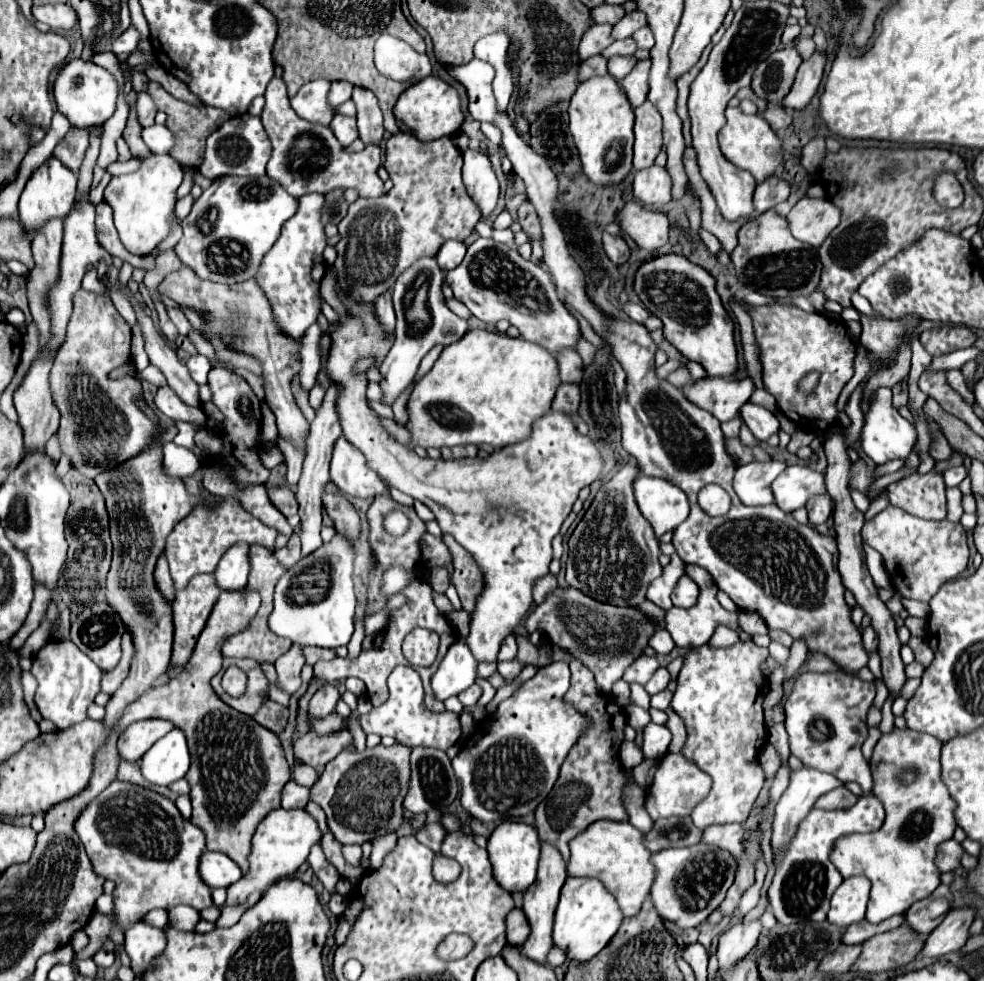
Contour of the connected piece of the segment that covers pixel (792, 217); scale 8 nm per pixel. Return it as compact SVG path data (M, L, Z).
M804 197L792 207L786 219L790 221L792 235L796 235L796 239L820 247L826 241L826 235L840 225L840 215L840 209L828 199Z

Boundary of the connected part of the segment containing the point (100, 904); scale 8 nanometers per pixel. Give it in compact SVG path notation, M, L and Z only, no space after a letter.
M103 893L96 901L95 911L102 915L112 917L114 900L112 894Z

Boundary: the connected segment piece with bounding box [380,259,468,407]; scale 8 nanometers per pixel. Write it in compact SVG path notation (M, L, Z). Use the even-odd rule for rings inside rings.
M418 259L410 271L402 273L402 279L394 285L394 309L396 309L396 339L386 355L386 359L380 363L382 373L382 403L392 407L394 401L414 383L414 377L418 373L418 365L422 357L434 347L434 345L450 345L458 341L466 331L468 323L460 317L456 317L444 303L444 295L440 291L444 281L442 269L436 265L436 259Z

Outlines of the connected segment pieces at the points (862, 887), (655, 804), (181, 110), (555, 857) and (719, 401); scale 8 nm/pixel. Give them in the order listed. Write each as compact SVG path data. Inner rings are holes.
M866 877L844 879L830 901L828 921L836 927L850 927L864 919L870 881Z
M666 753L654 771L654 779L650 783L650 793L646 793L646 811L648 815L658 821L666 817L686 817L690 815L692 807L696 807L710 791L712 779L700 771L694 763L684 759L680 753Z
M154 81L148 83L148 93L154 97L158 109L166 111L166 115L168 115L166 125L170 127L170 131L174 131L178 135L178 151L174 151L174 157L178 159L180 165L190 165L190 167L198 169L202 159L204 159L204 147L206 147L208 135L212 135L230 115L222 109L214 109L214 107L206 107L206 105L192 105L192 103L180 101L176 97L172 97L160 83L154 83Z
M542 843L542 855L540 855L540 867L538 867L538 877L536 881L528 887L528 891L524 893L524 903L522 903L522 911L530 923L530 935L526 939L526 943L522 945L522 955L528 957L530 961L548 965L546 955L552 949L552 925L554 925L554 913L556 913L556 905L558 905L558 895L560 889L566 881L568 873L566 873L566 863L562 863L562 855L558 855L556 847Z
M704 377L680 387L680 391L694 405L710 411L720 421L728 421L738 415L744 403L748 403L754 391L754 381L750 377L746 379Z

